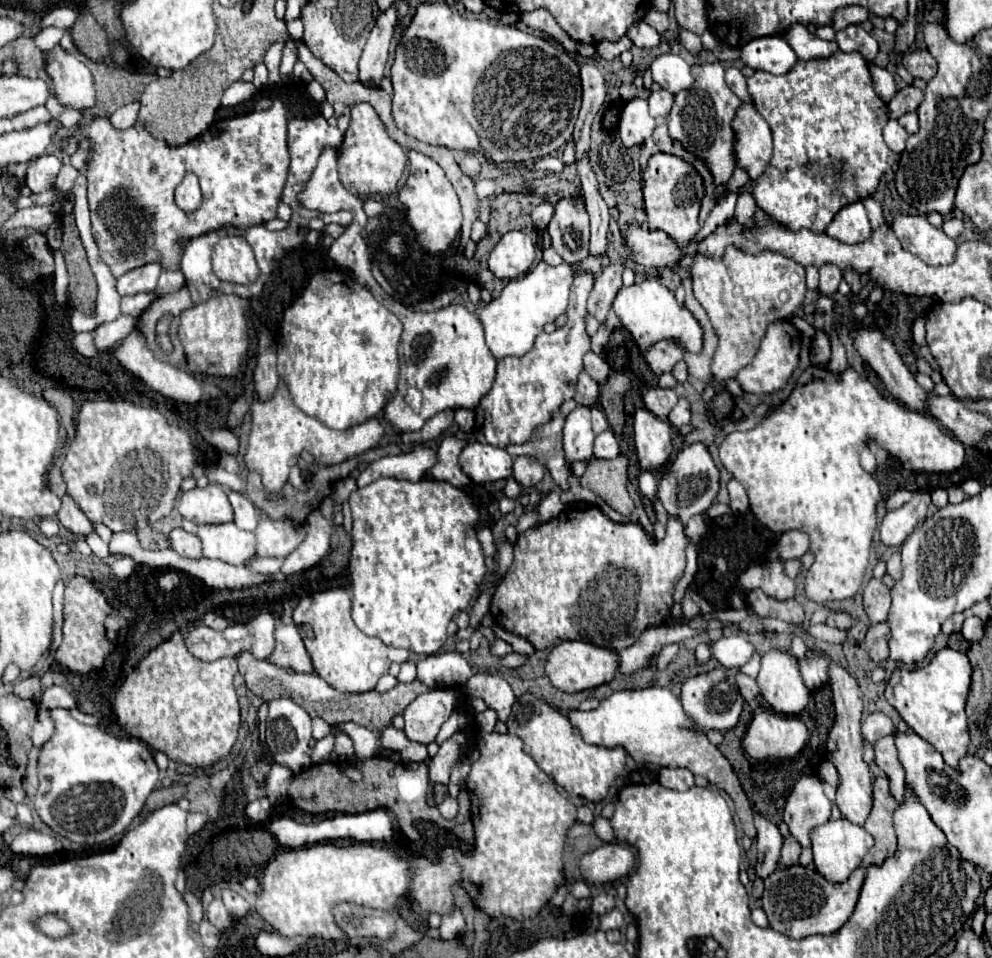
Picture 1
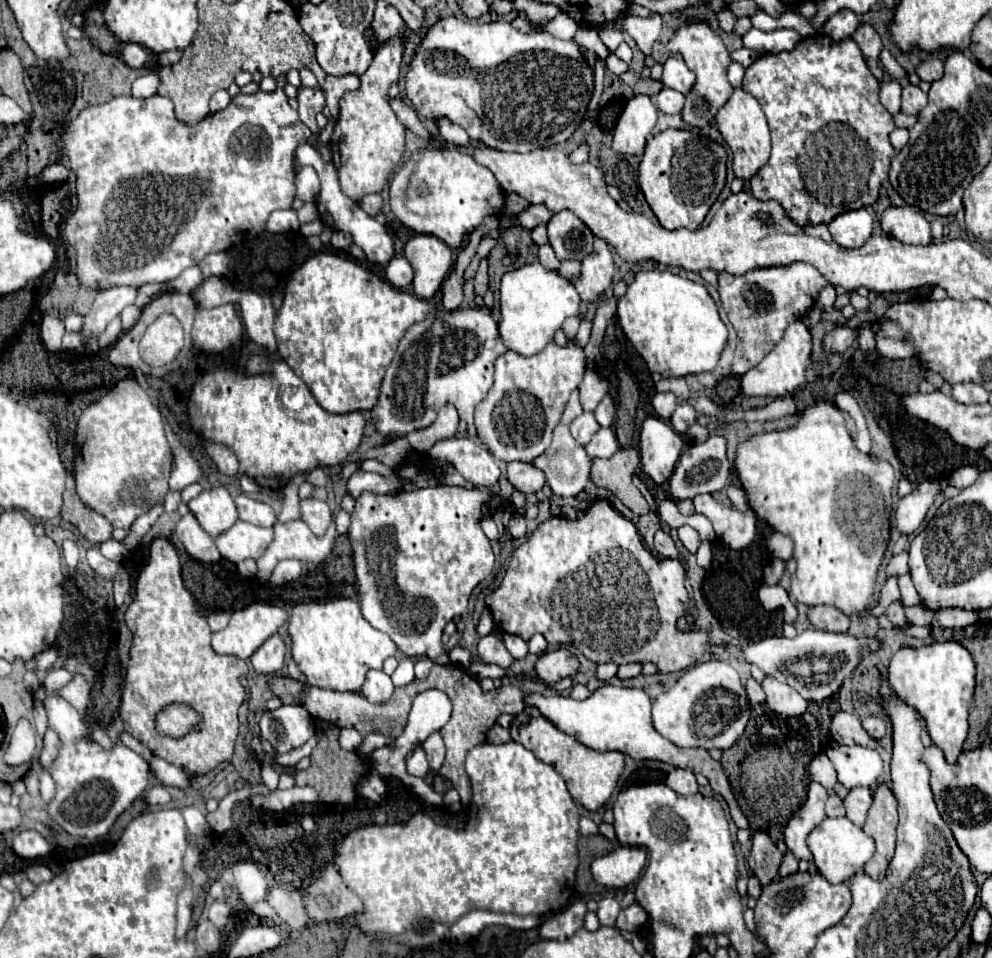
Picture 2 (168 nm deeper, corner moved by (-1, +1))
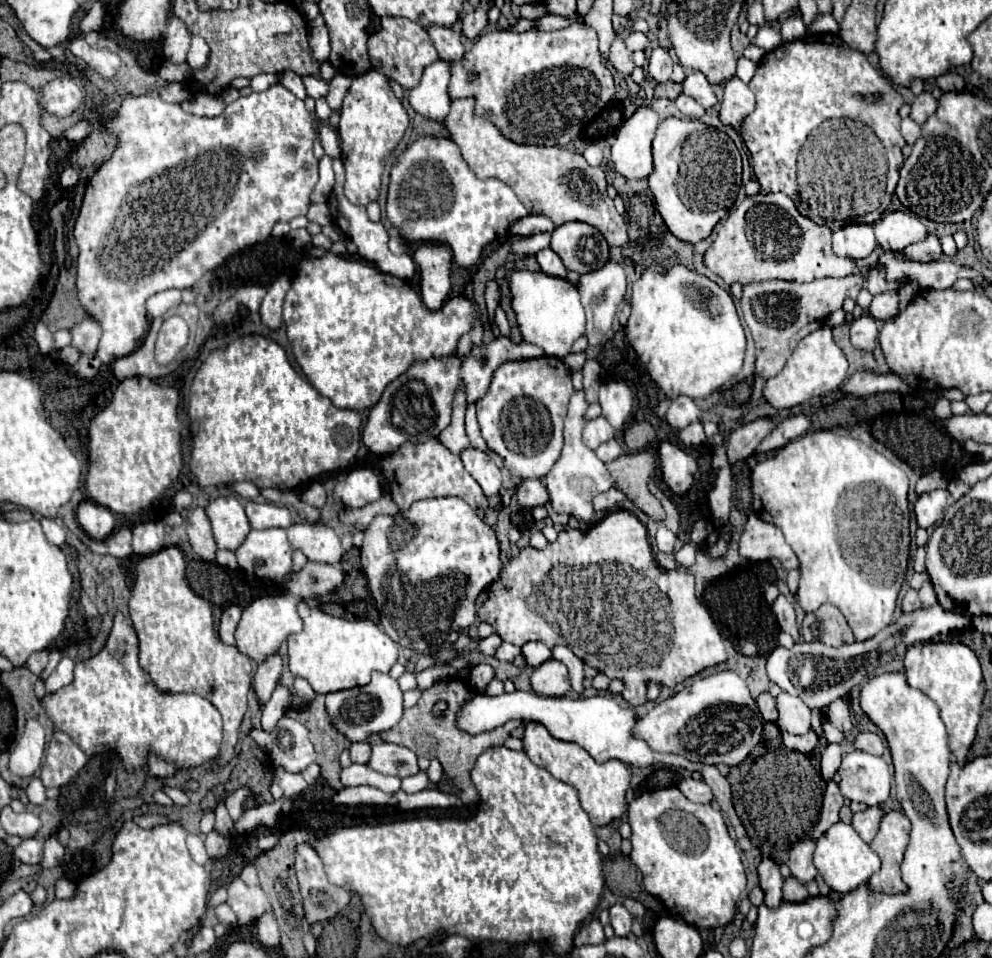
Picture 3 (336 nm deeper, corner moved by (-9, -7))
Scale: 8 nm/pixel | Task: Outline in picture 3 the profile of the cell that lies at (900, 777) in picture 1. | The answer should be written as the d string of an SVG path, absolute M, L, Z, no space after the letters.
M835 700L833 704L827 706L827 718L829 722L839 728L843 734L851 734L853 732L853 720L851 720L851 712L847 708L845 700Z

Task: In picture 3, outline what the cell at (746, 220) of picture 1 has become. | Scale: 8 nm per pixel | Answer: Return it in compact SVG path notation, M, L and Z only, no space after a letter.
M739 78L725 82L725 94L723 94L721 108L719 108L719 120L725 126L731 126L733 130L741 132L745 118L753 110L755 110L755 96L749 90L749 86L743 84Z

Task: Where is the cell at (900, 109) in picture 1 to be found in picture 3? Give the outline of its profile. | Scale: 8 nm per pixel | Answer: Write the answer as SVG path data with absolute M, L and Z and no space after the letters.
M921 92L919 96L915 96L911 104L911 118L917 124L923 124L935 110L937 110L937 100L929 92Z

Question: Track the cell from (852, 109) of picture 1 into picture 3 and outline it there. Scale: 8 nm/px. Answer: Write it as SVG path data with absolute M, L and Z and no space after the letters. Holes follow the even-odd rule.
M807 34L801 40L787 42L765 54L749 88L757 98L757 108L747 116L741 134L751 152L761 194L787 194L805 218L829 226L831 230L839 230L847 224L873 224L885 214L899 180L899 168L903 166L901 148L905 140L899 132L901 118L897 114L903 98L891 82L869 64L865 54L845 46L839 34ZM869 96L873 96L875 102L869 102ZM803 178L815 178L815 182L799 182Z

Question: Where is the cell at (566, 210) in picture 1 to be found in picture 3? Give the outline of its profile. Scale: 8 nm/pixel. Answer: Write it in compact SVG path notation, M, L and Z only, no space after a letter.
M567 222L551 234L551 250L559 254L567 270L587 274L609 260L603 234L585 222Z

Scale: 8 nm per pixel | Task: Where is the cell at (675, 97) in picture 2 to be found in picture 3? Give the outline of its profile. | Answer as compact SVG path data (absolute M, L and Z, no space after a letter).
M679 94L677 100L675 100L675 106L689 118L701 118L705 114L705 108L701 108L691 96L687 94Z

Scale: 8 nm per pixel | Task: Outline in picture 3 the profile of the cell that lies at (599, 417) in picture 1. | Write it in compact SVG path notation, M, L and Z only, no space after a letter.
M625 382L603 384L599 390L599 404L609 424L613 428L623 428L633 406L633 396L631 396L629 386Z

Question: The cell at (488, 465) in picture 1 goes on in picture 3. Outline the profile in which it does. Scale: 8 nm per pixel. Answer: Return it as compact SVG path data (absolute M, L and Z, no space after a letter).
M465 448L461 452L461 462L463 462L465 470L481 486L481 490L487 498L501 492L501 470L489 460L489 456L485 452L475 450L475 448Z

